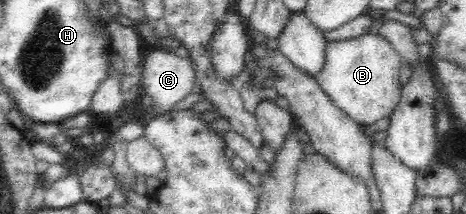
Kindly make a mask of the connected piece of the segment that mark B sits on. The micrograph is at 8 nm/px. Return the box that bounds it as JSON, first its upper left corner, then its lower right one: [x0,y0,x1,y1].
[312,31,403,126]

